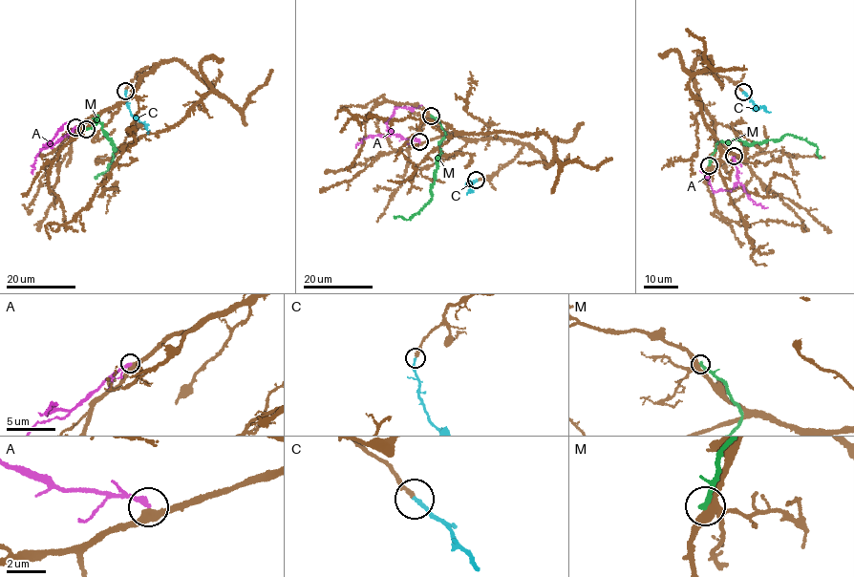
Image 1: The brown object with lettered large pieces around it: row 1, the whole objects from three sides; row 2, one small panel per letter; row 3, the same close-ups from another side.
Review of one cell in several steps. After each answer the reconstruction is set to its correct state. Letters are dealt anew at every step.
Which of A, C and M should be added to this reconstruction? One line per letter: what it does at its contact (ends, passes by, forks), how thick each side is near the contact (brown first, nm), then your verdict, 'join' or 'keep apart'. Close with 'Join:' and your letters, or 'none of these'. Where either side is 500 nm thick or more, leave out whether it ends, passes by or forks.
A: it ends | 400/260 nm | keep apart
C: it ends | 220/180 nm | join
M: it ends | 360/260 nm | keep apart
Join: C

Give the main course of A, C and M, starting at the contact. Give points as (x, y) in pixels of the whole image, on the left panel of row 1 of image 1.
A: (76, 127), (58, 141), (45, 144), (68, 122)
C: (125, 91), (131, 115), (144, 124), (147, 134)
M: (86, 129), (95, 125), (97, 116), (96, 119), (102, 125), (104, 135), (117, 149), (107, 171), (95, 179)

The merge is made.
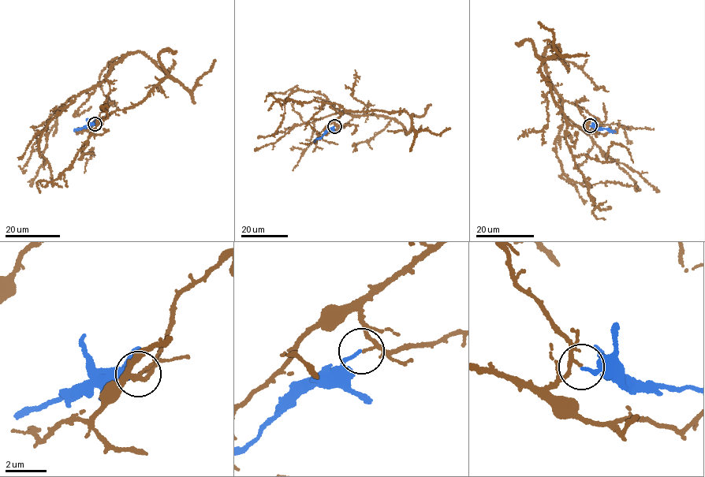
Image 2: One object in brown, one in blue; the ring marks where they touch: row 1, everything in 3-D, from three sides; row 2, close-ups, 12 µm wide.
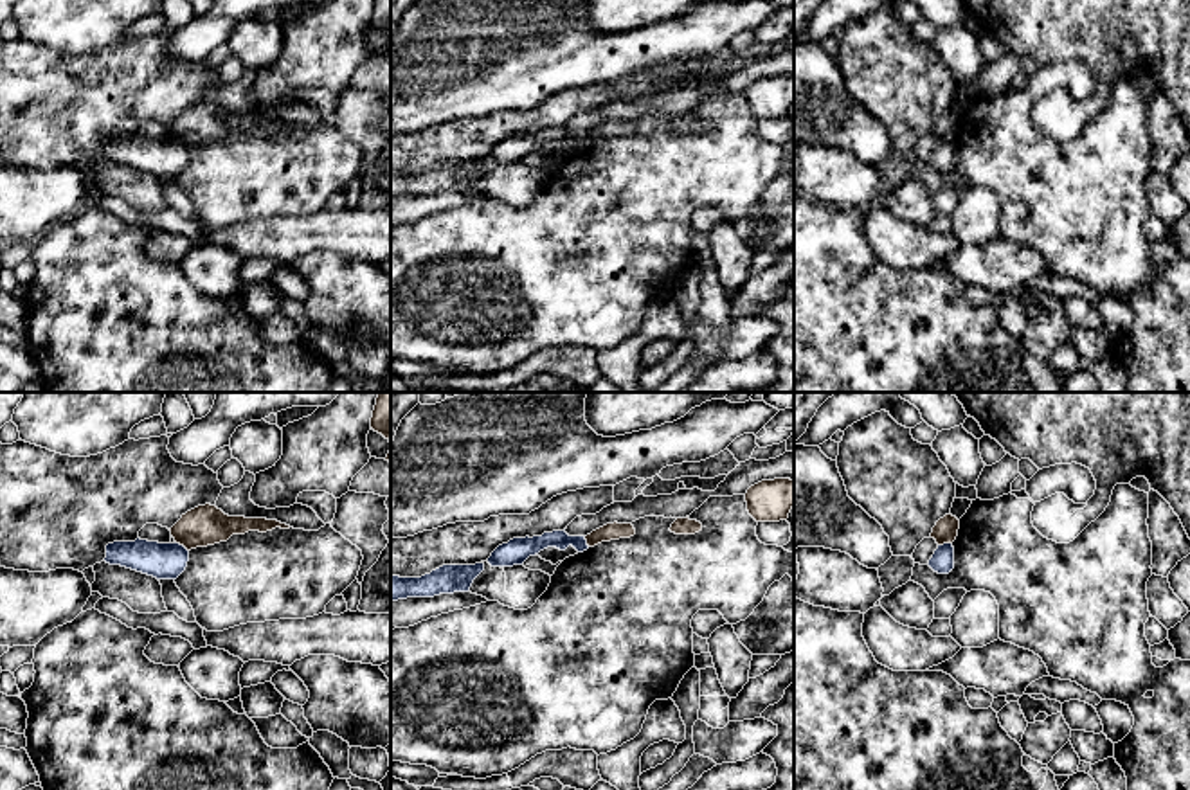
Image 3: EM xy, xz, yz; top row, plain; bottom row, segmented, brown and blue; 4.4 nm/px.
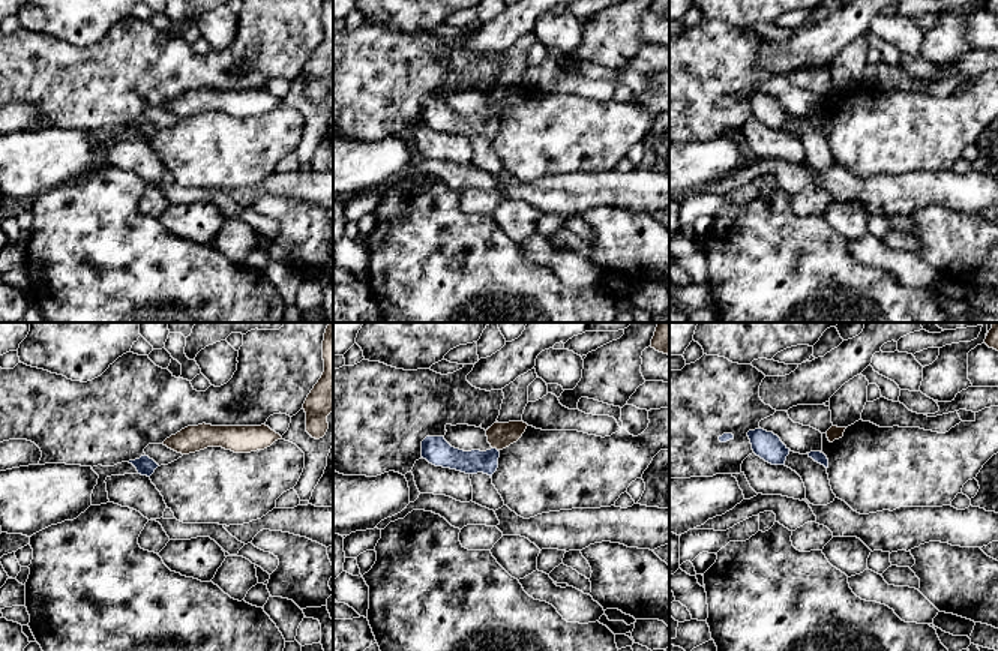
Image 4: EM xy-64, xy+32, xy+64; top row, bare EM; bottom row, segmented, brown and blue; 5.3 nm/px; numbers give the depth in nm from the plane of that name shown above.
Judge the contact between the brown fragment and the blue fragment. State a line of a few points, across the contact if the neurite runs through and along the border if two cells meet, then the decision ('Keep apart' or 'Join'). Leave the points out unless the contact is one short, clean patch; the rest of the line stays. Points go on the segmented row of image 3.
Line: xy (175, 540), (188, 551). Keep apart

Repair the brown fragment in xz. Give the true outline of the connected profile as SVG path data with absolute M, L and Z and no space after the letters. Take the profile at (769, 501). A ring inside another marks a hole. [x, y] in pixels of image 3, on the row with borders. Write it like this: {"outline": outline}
{"outline": "M762 480L747 489L745 502L749 515L756 522L787 520L794 507L794 480Z"}

